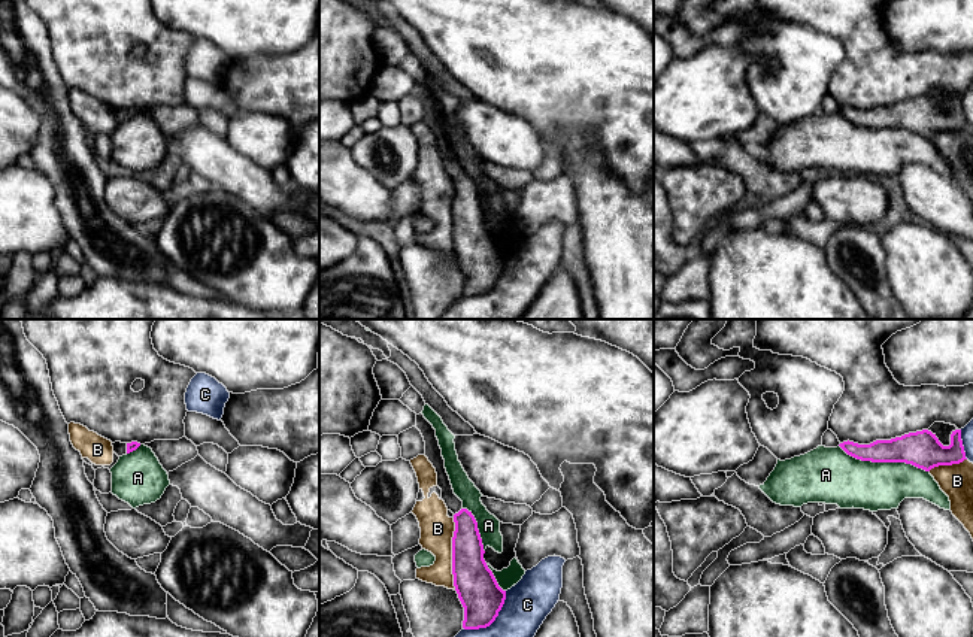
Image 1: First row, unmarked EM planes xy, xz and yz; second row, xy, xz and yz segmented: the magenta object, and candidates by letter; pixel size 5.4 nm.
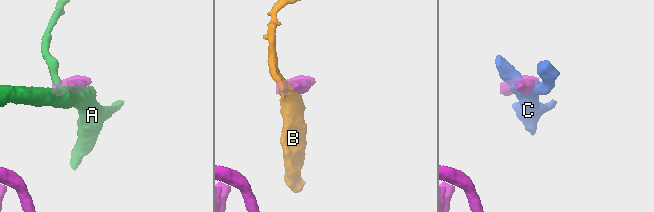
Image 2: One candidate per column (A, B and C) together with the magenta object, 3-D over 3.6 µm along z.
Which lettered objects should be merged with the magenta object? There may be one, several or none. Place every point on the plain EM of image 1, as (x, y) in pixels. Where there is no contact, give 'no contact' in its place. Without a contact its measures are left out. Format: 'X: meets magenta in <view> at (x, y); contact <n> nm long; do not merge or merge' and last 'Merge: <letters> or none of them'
A: meets magenta in yz at (884, 127); contact 500 nm long; do not merge
B: meets magenta in xz at (452, 220); contact 400 nm long; do not merge
C: meets magenta in xz at (493, 287); contact 320 nm long; do not merge
Merge: none of them

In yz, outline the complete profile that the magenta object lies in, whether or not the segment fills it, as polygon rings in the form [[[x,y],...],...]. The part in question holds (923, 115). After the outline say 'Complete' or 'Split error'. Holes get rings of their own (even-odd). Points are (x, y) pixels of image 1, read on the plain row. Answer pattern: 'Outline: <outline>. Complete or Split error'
Outline: [[[928,95],[909,98],[891,106],[876,106],[870,110],[843,107],[839,110],[848,121],[872,128],[906,128],[930,137],[939,131],[960,130],[966,124],[961,95],[951,100],[951,110],[943,112]]]. Complete

